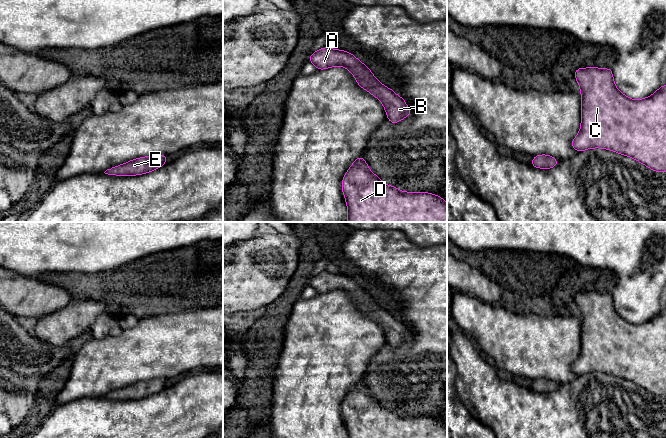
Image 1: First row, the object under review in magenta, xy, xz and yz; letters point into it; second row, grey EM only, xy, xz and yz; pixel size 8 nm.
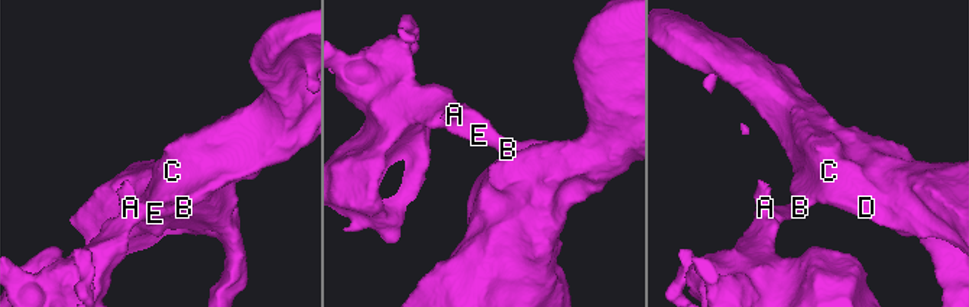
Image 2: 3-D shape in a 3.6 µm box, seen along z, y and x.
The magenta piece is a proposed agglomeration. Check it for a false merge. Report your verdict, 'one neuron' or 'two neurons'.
one neuron

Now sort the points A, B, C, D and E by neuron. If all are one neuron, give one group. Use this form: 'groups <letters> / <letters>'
groups A B C D E

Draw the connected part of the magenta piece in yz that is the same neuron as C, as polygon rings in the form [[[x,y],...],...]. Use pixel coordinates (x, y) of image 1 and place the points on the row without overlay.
[[[577,292],[575,303],[580,308],[581,352],[571,369],[581,376],[590,372],[604,372],[634,382],[655,396],[666,396],[666,309],[650,321],[632,324],[615,310],[611,292]]]

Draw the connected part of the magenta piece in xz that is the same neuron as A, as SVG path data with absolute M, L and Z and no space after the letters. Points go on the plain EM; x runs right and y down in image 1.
M323 271L310 278L309 285L318 293L323 294L334 290L343 290L355 301L358 309L379 323L385 332L388 344L396 348L404 341L410 340L411 334L405 324L379 306L373 297L354 279L343 274Z

